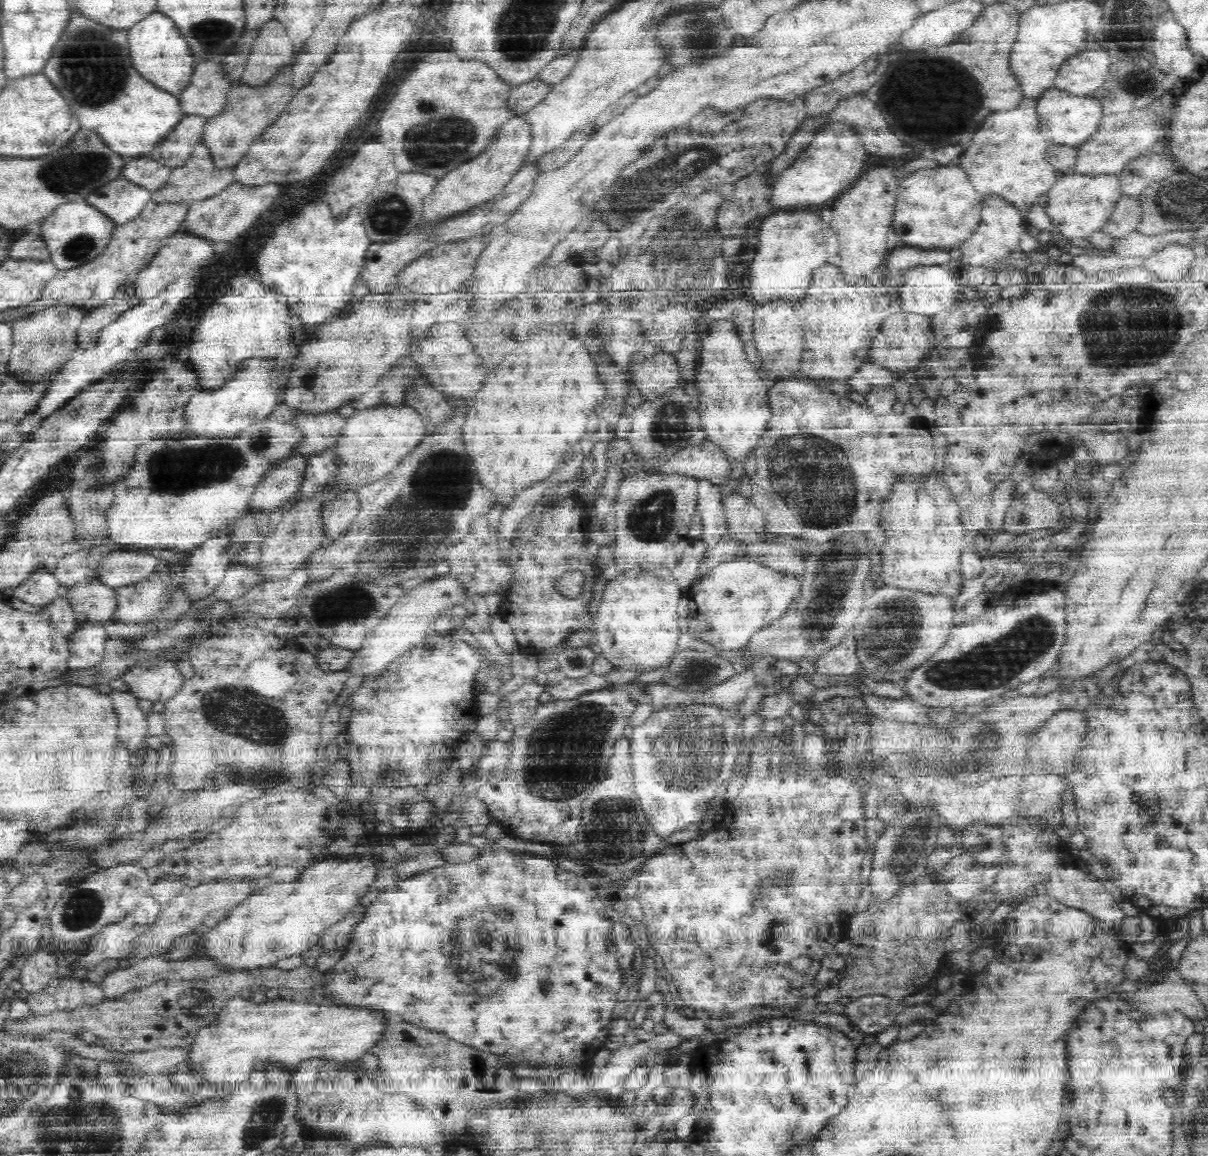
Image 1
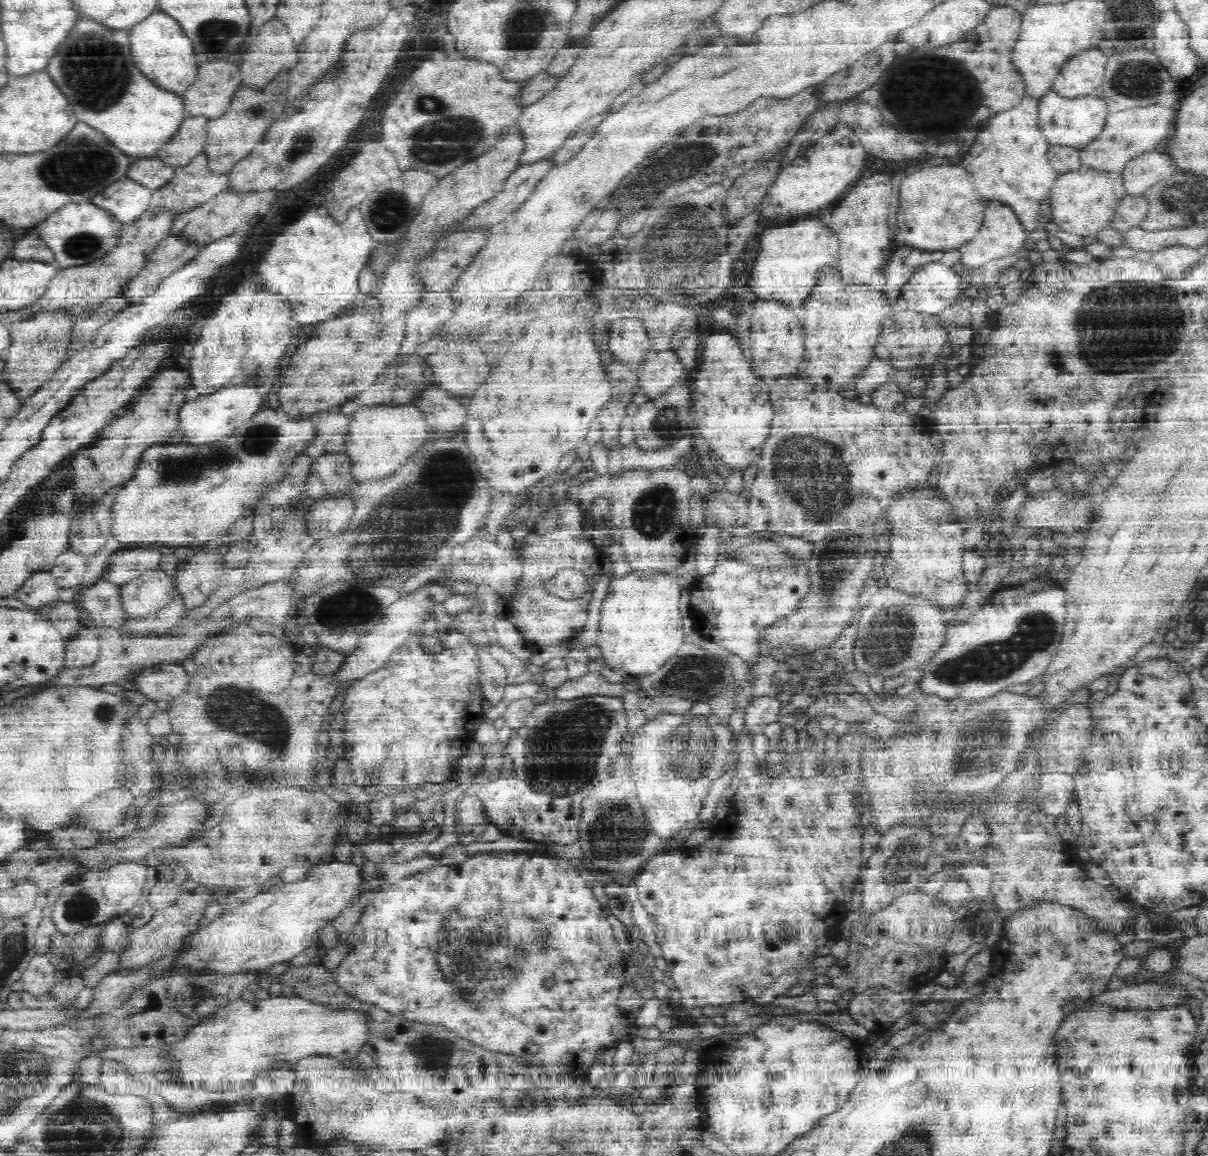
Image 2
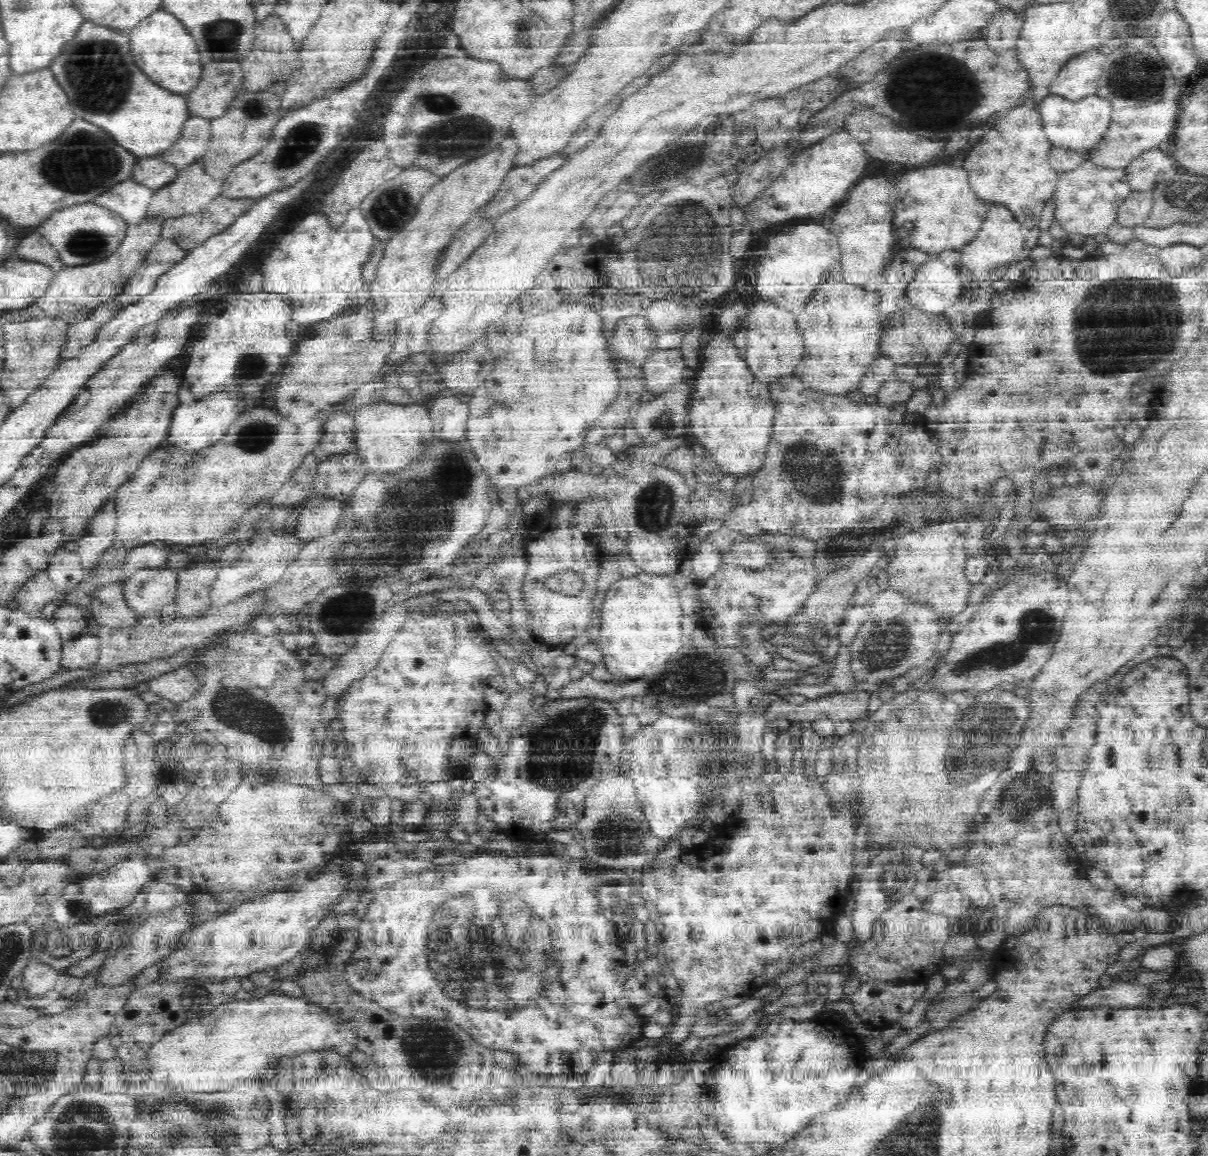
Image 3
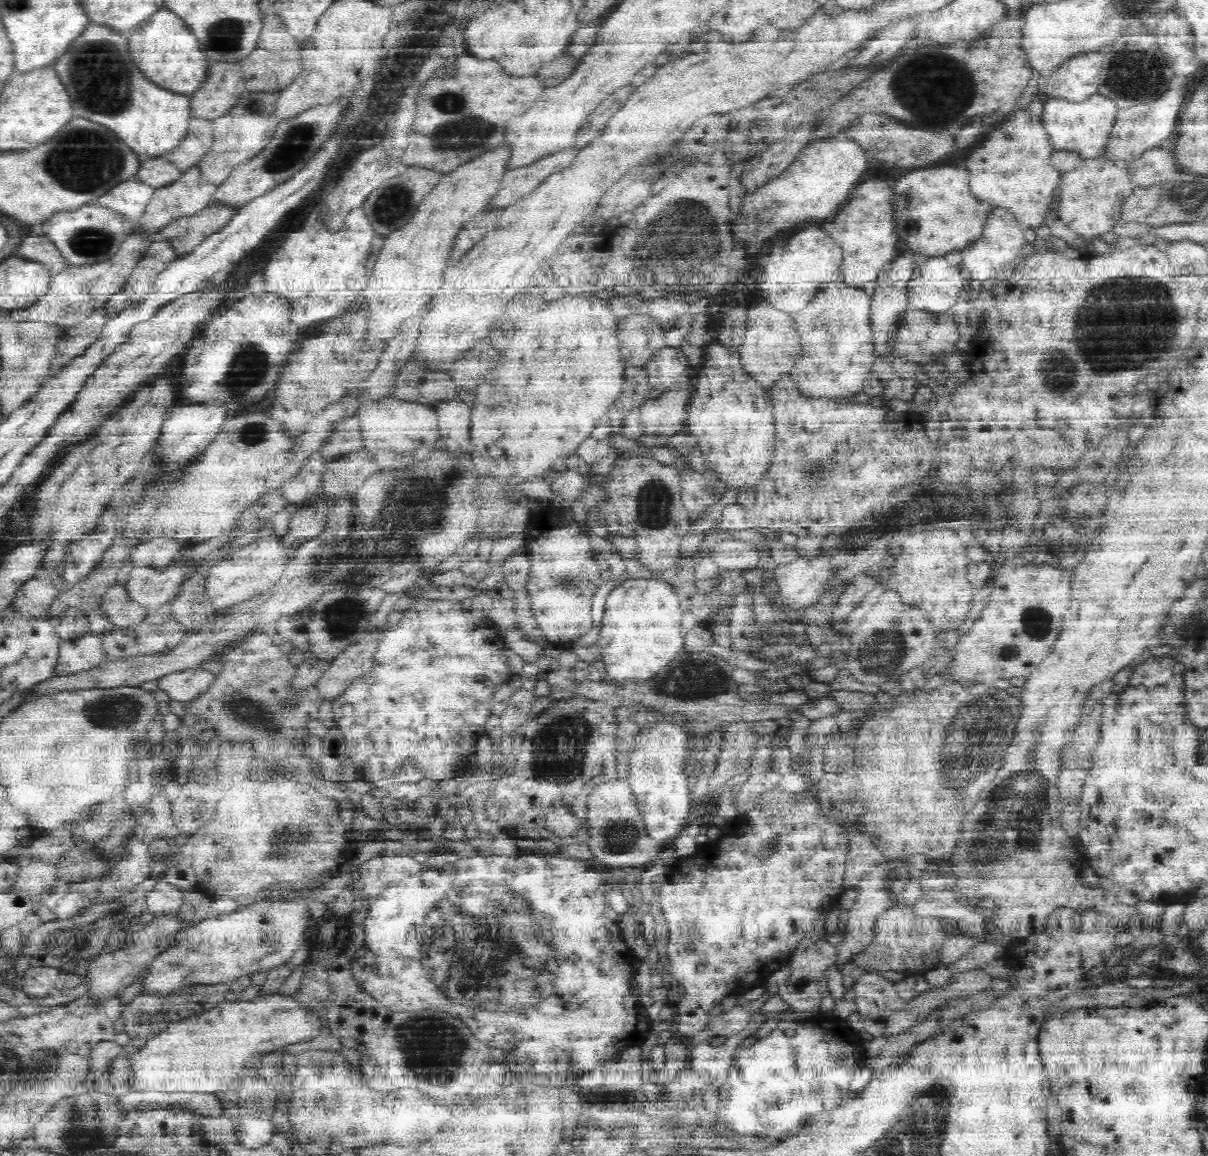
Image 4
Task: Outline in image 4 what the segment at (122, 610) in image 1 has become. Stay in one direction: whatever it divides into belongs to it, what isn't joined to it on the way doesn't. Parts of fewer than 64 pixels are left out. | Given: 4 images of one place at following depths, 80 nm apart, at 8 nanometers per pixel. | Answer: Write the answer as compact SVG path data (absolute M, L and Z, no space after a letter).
M172 565L165 569L134 566L122 581L129 595L144 606L172 602L179 595L183 582L194 574L196 566Z

